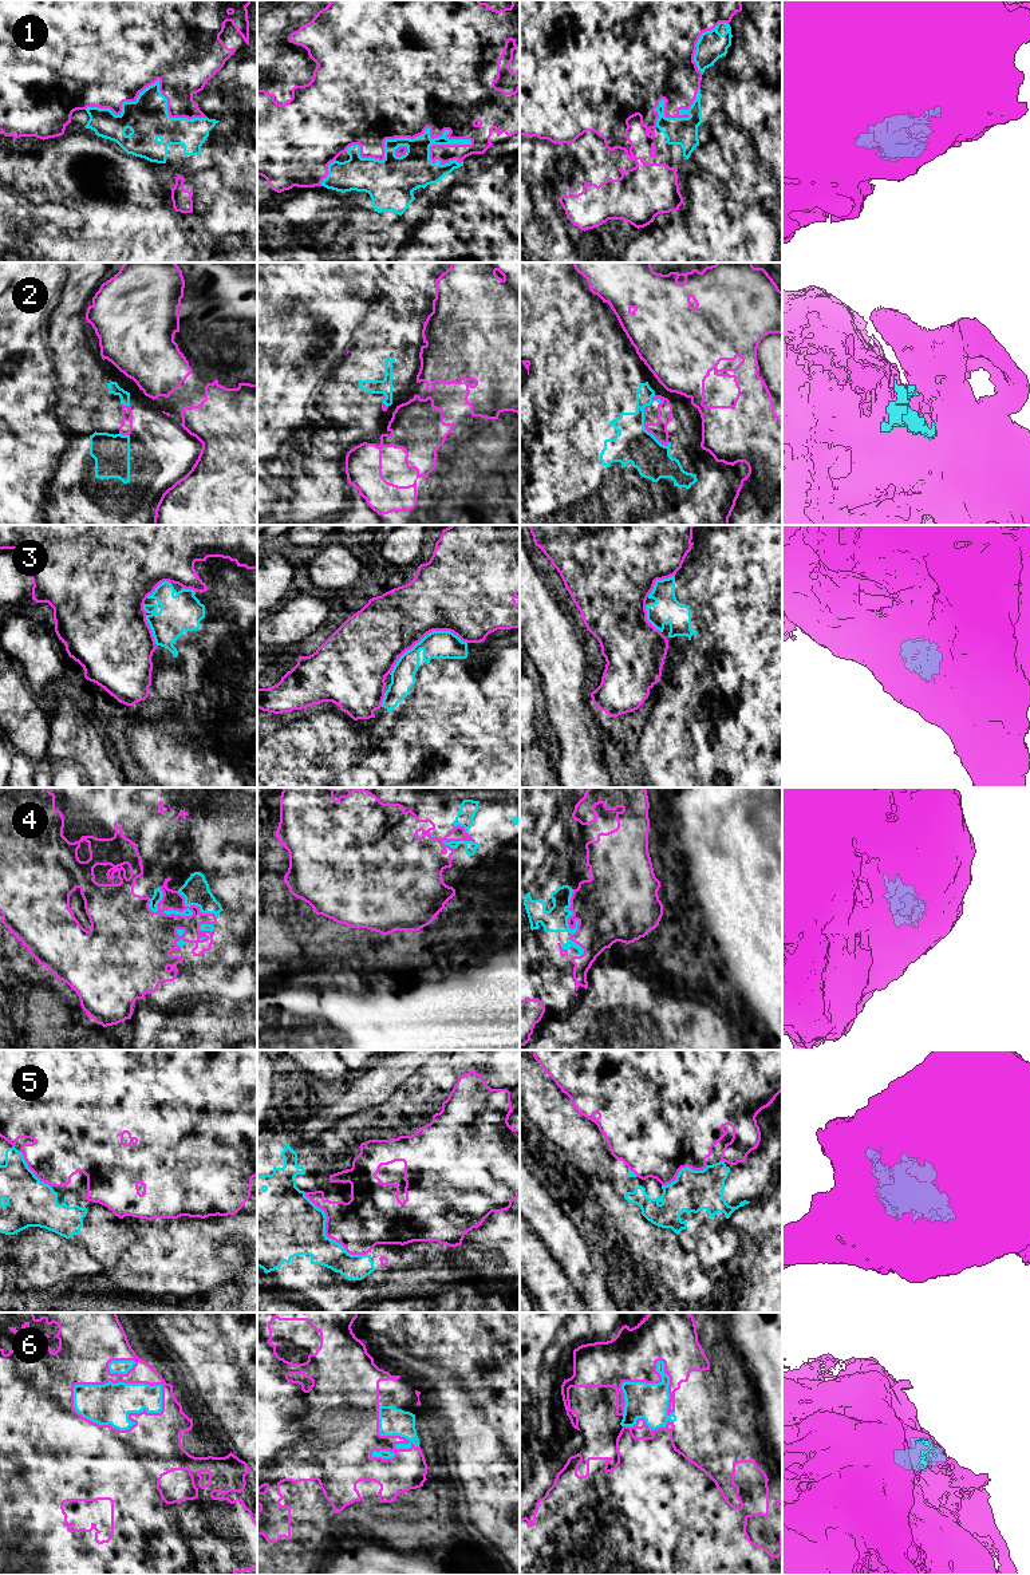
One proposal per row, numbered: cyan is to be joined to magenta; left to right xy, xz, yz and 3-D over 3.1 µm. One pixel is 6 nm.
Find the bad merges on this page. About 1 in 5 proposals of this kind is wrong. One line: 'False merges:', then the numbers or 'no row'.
False merges: 2

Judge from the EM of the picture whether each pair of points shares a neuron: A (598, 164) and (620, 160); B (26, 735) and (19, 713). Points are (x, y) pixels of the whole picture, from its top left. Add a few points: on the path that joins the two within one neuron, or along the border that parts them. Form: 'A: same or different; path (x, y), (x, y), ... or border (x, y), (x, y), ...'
A: different; border (608, 152), (622, 149), (636, 165)
B: same; path (26, 730), (20, 718)

